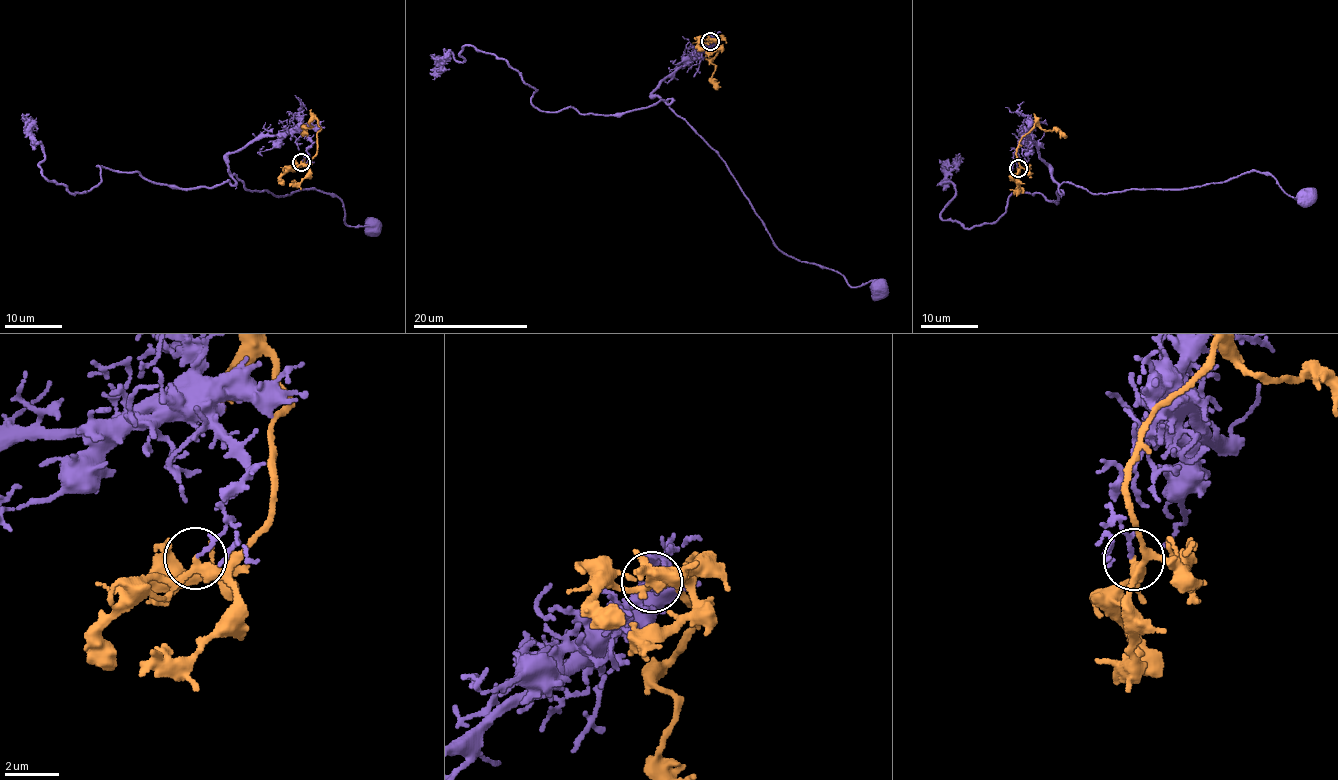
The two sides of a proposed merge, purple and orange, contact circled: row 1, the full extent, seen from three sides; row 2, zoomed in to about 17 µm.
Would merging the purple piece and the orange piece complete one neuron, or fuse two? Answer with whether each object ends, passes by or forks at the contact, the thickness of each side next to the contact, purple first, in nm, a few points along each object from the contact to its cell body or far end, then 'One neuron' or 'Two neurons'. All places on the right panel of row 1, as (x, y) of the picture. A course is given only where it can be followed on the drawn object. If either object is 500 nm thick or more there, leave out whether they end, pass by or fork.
At the ring purple ends. At the ring orange passes by. Thickness 120 nm (purple) against 320 nm. Course of purple: (1017, 168), (1022, 138), (1035, 144), (1055, 203), (1012, 193), (1000, 217), (964, 227), (940, 216), (955, 153). Course of orange: (1017, 168), (1016, 148), (1020, 138), (1036, 124), (1047, 130), (1061, 131), (1067, 137). Two neurons

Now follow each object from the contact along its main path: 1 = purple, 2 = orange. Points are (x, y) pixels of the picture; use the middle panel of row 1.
1: (710, 41), (653, 92), (665, 100), (612, 115), (538, 110), (504, 59), (466, 45), (464, 62), (430, 72)
2: (710, 41), (720, 36), (715, 41), (719, 47), (711, 62), (715, 69), (712, 85), (717, 90)

